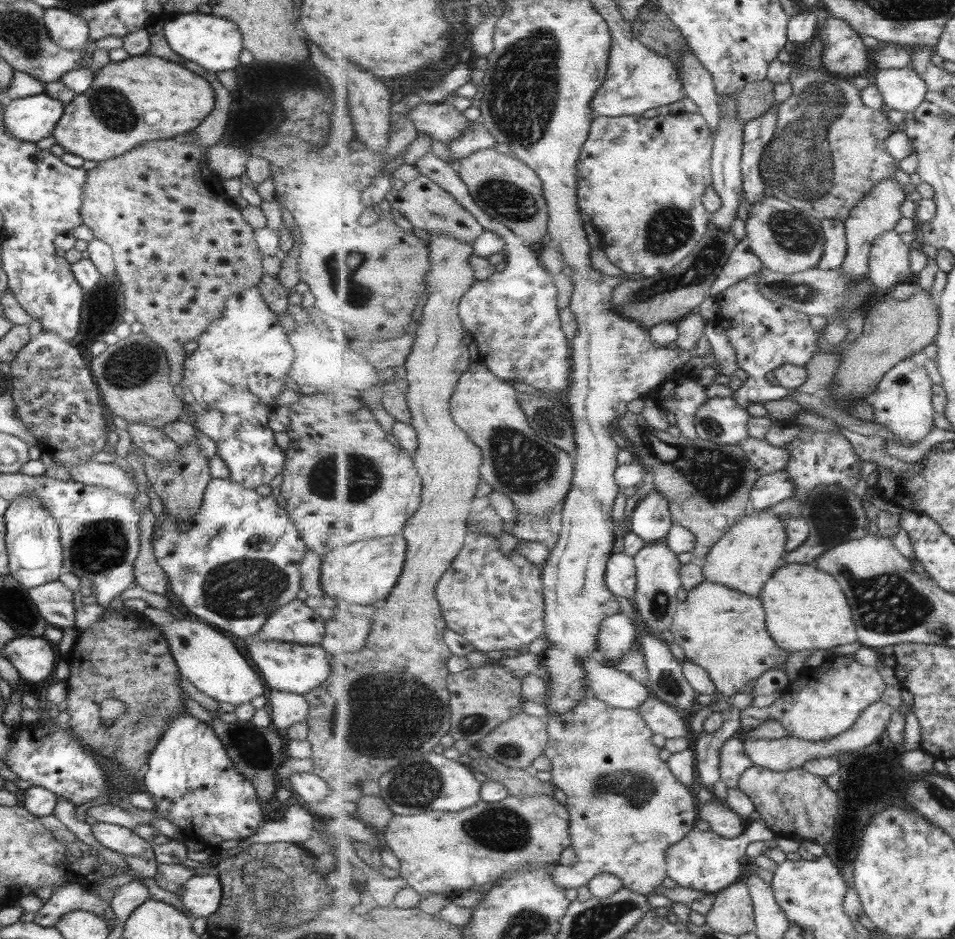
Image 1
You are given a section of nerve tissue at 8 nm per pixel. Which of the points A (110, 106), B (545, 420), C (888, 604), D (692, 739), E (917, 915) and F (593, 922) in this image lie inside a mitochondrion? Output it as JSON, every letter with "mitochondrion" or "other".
{"A":"mitochondrion","B":"mitochondrion","C":"mitochondrion","D":"other","E":"other","F":"mitochondrion"}

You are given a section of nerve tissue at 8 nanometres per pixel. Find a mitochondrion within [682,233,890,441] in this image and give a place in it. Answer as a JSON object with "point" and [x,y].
{"point":[797,291]}

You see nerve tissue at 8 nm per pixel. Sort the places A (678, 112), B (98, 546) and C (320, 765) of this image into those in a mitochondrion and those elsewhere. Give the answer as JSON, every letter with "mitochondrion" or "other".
{"A":"other","B":"mitochondrion","C":"other"}

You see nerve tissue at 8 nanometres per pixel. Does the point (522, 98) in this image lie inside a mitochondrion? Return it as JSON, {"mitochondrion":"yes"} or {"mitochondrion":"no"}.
{"mitochondrion":"yes"}

